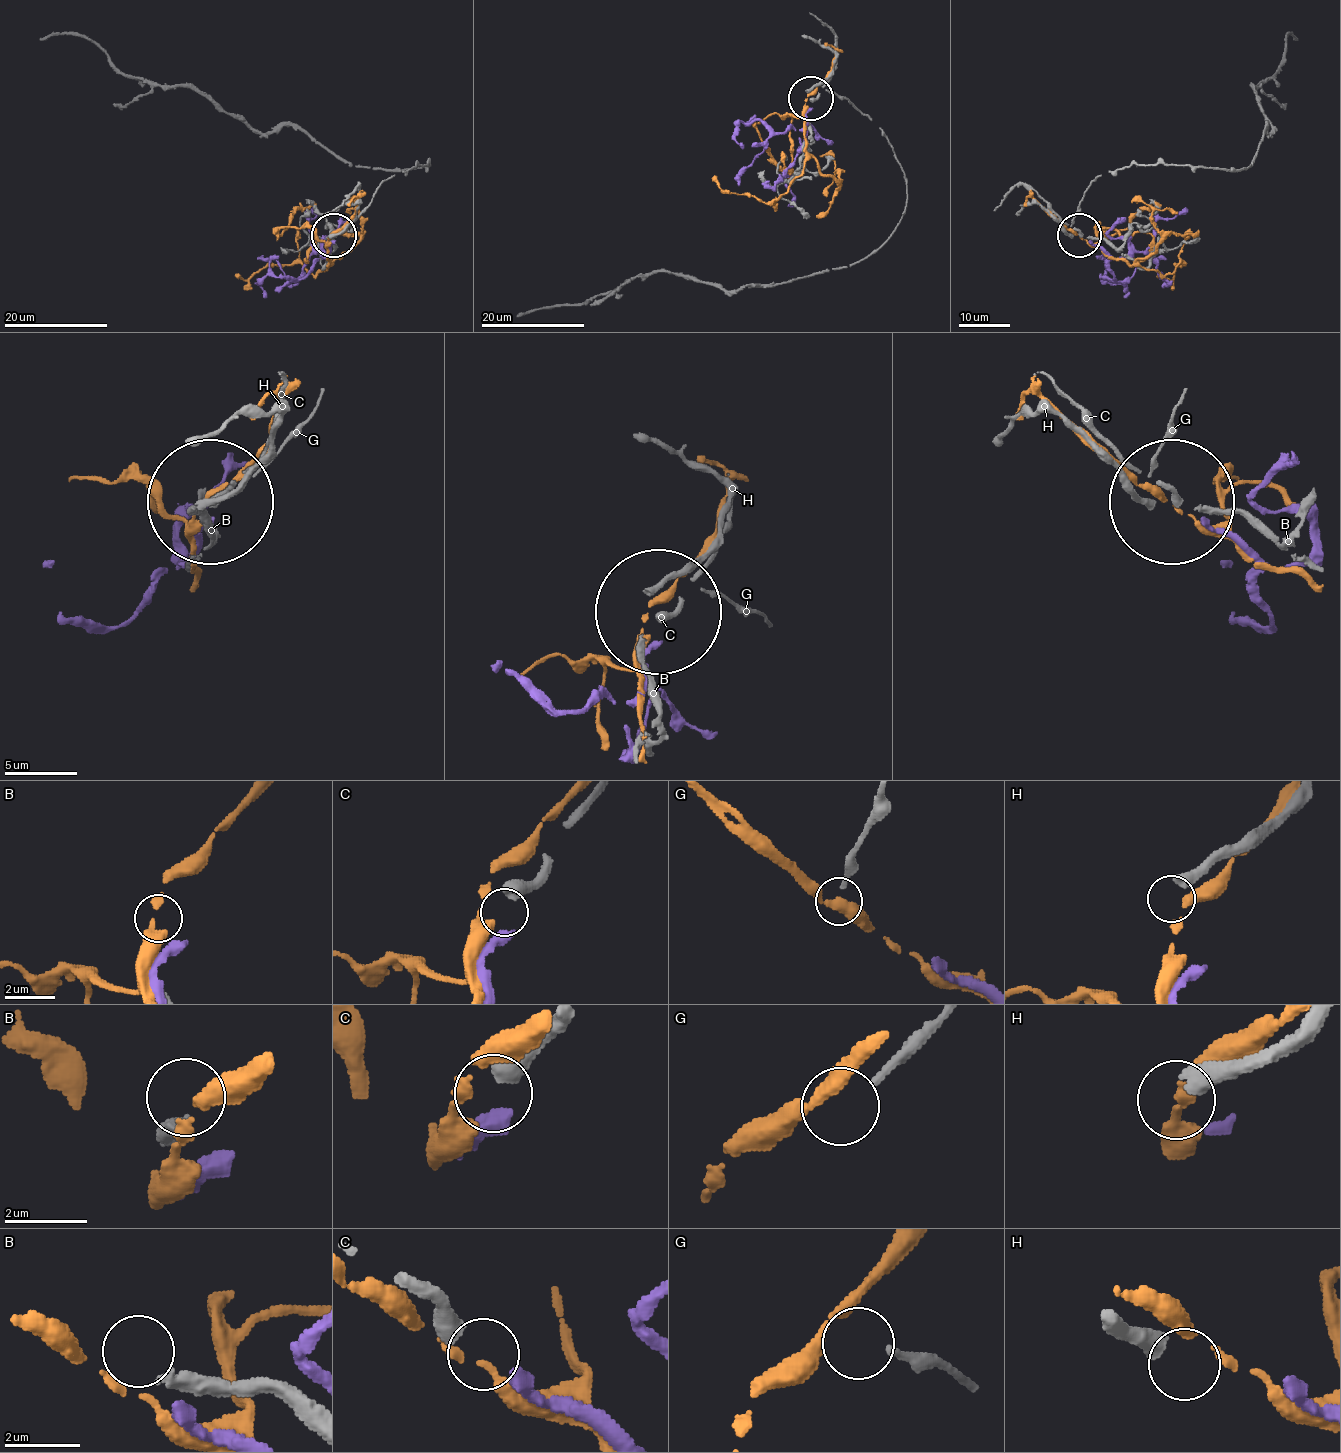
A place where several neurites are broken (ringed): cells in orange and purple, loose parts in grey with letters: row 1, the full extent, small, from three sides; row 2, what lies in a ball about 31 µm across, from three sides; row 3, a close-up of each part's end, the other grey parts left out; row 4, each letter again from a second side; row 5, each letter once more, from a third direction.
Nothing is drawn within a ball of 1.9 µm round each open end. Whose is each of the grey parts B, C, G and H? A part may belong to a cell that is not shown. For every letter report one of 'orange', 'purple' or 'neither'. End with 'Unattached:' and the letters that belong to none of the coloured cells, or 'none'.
B: neither
C: purple
G: neither
H: neither
Unattached: B, G, H

